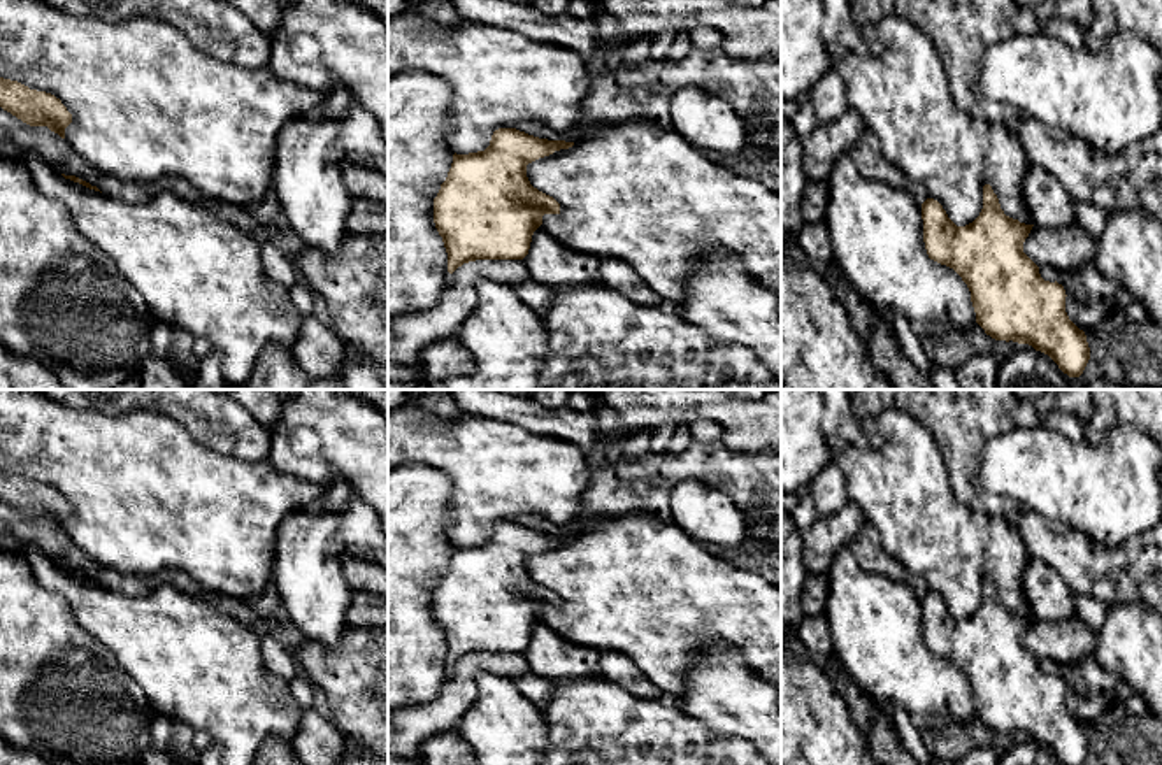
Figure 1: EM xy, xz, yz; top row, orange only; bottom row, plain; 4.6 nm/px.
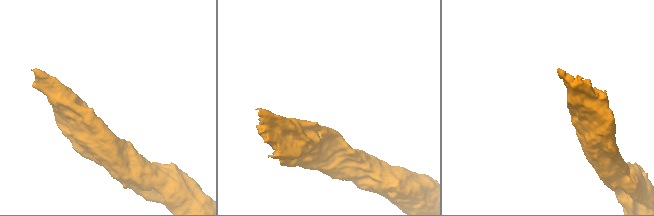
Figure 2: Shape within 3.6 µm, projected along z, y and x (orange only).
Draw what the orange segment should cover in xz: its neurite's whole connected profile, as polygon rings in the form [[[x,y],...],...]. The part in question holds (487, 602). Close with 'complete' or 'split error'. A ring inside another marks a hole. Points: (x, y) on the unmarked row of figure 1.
[[[499,521],[484,544],[453,547],[448,570],[434,591],[434,616],[448,646],[449,667],[476,653],[523,653],[528,647],[542,609],[560,607],[560,597],[530,577],[527,558],[572,539],[574,535],[539,532],[516,521]]] | complete

